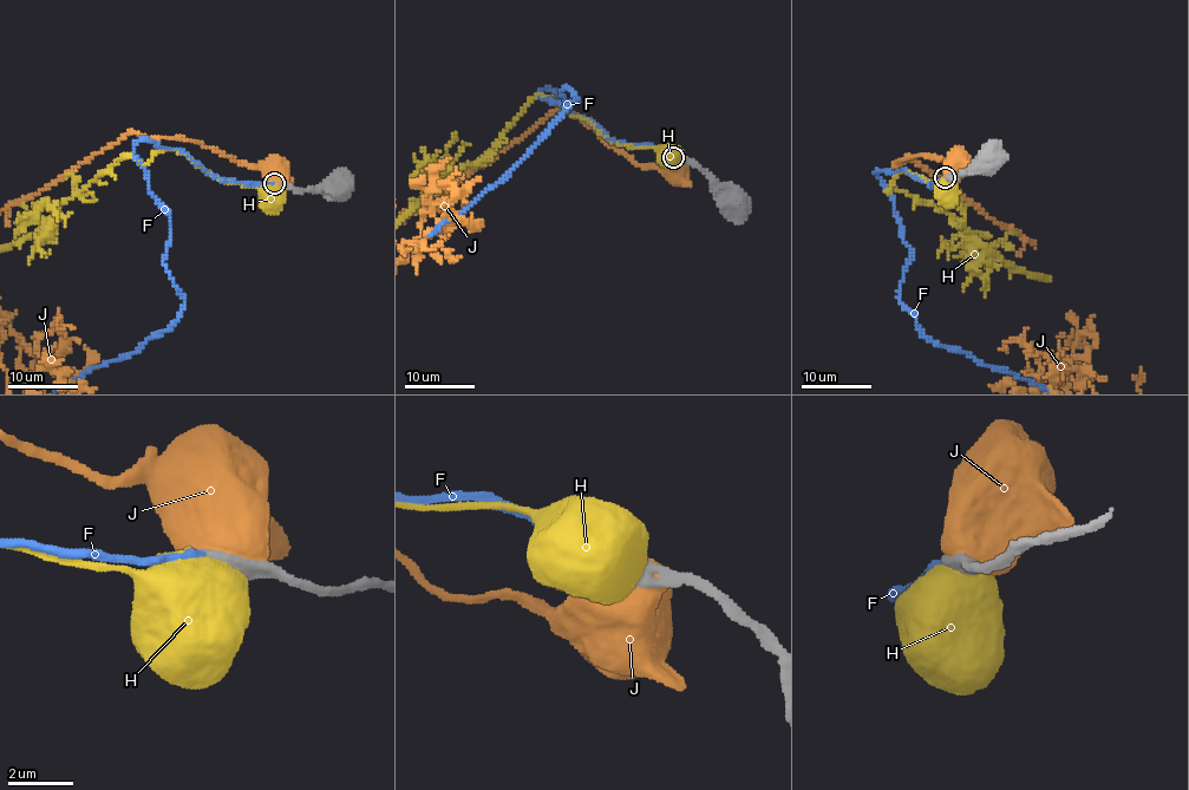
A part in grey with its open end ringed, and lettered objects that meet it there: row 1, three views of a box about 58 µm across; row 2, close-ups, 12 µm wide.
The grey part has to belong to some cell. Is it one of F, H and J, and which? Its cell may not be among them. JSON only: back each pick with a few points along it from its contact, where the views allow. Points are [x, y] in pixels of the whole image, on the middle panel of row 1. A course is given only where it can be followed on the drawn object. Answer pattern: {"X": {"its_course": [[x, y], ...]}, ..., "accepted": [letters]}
{"F": {"its_course": [[673, 156], [543, 89], [577, 98], [424, 234], [411, 175], [435, 167], [441, 213], [600, 12]]}, "accepted": ["F"]}

